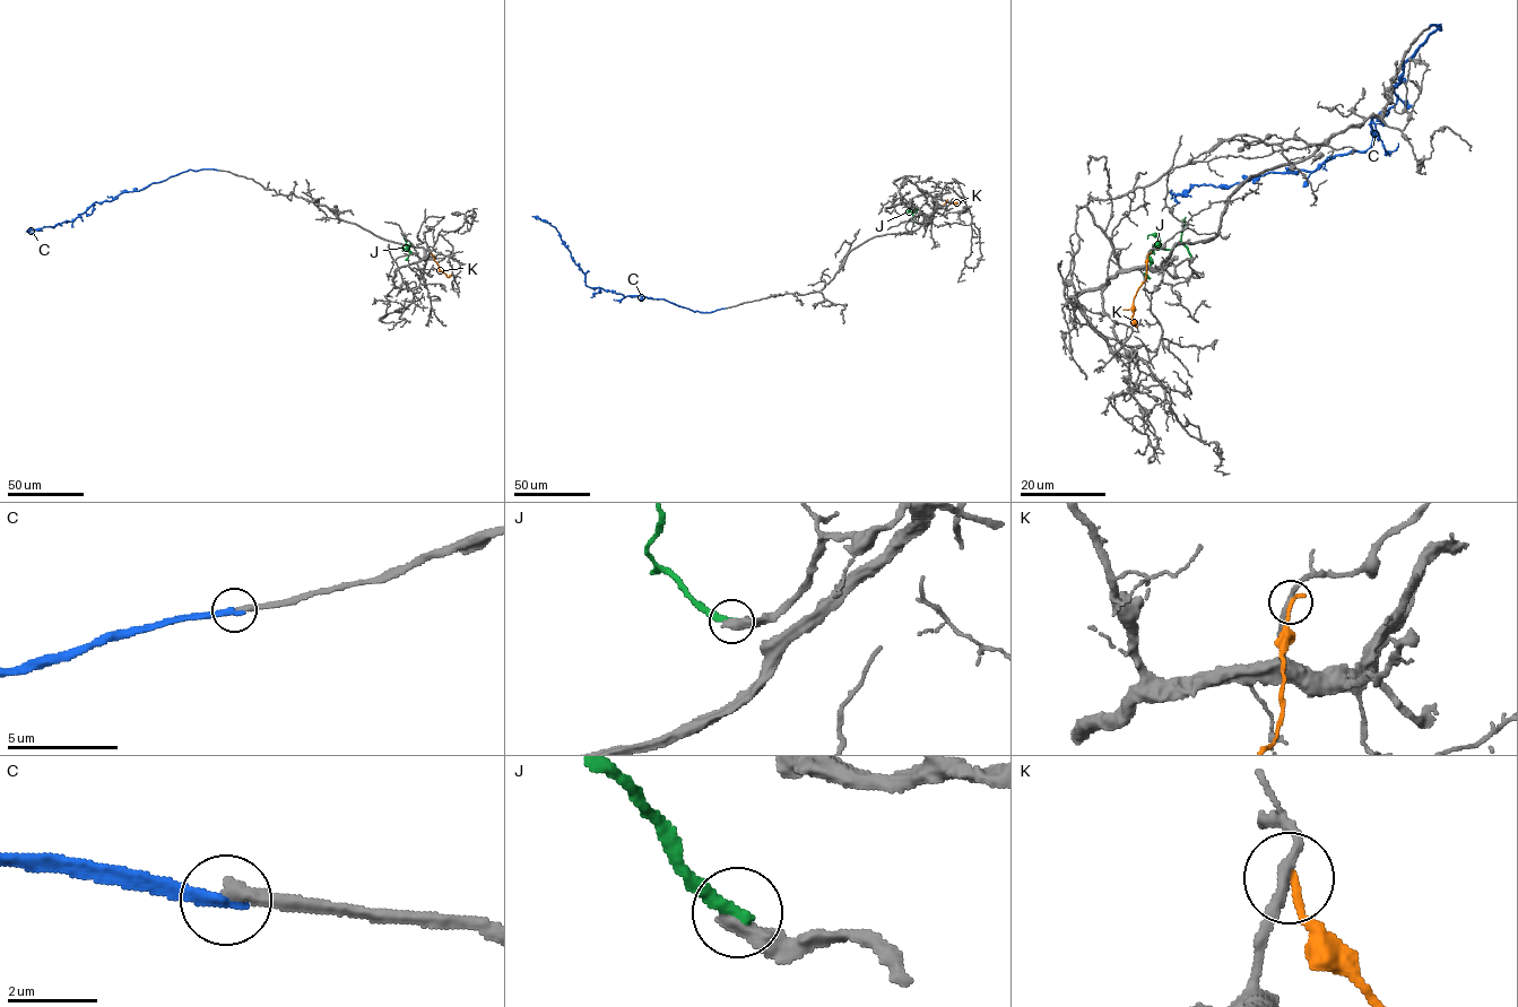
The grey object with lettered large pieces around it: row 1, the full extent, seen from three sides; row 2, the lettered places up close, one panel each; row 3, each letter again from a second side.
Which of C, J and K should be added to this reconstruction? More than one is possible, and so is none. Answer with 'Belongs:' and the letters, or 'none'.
Belongs: none

